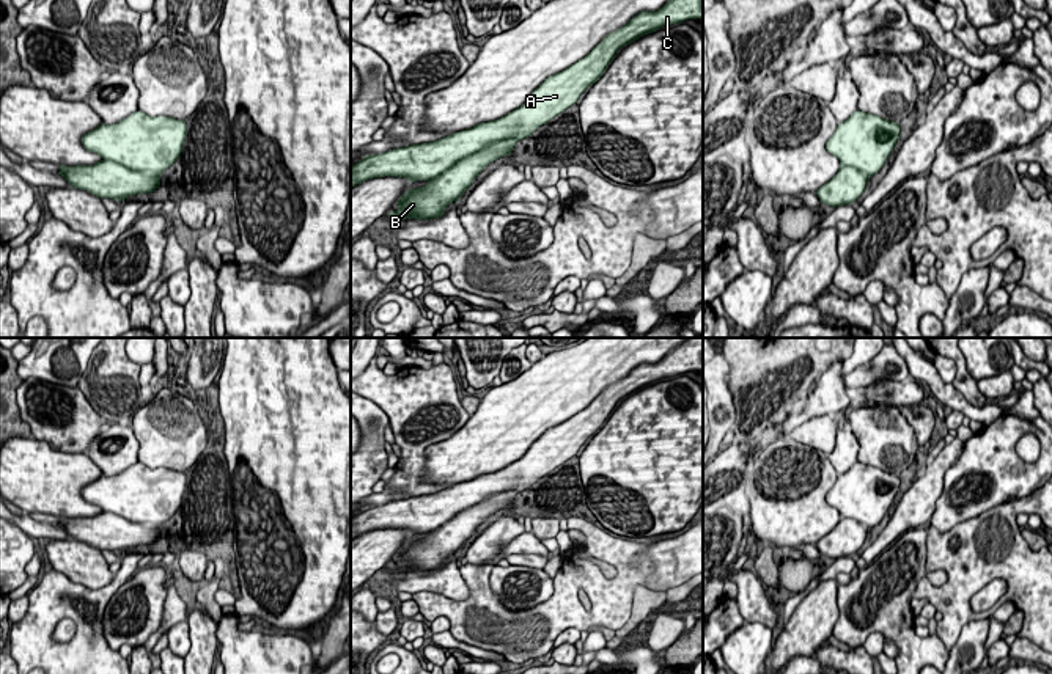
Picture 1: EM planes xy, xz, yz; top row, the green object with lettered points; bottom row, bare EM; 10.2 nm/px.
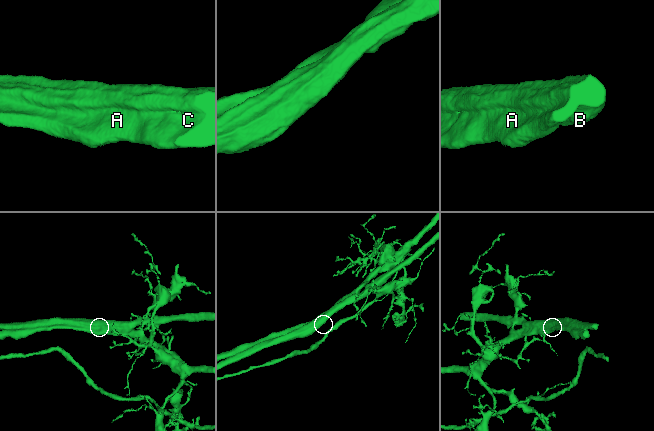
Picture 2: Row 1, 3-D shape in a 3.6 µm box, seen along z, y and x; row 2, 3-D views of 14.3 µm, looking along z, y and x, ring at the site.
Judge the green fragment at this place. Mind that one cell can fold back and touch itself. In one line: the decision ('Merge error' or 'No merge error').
Merge error

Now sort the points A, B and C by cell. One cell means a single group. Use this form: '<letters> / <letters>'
A C / B

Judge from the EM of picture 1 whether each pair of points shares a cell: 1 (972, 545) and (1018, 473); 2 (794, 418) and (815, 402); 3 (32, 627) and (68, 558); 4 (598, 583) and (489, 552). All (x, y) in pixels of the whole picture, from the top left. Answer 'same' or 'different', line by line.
1: different
2: same
3: different
4: different

